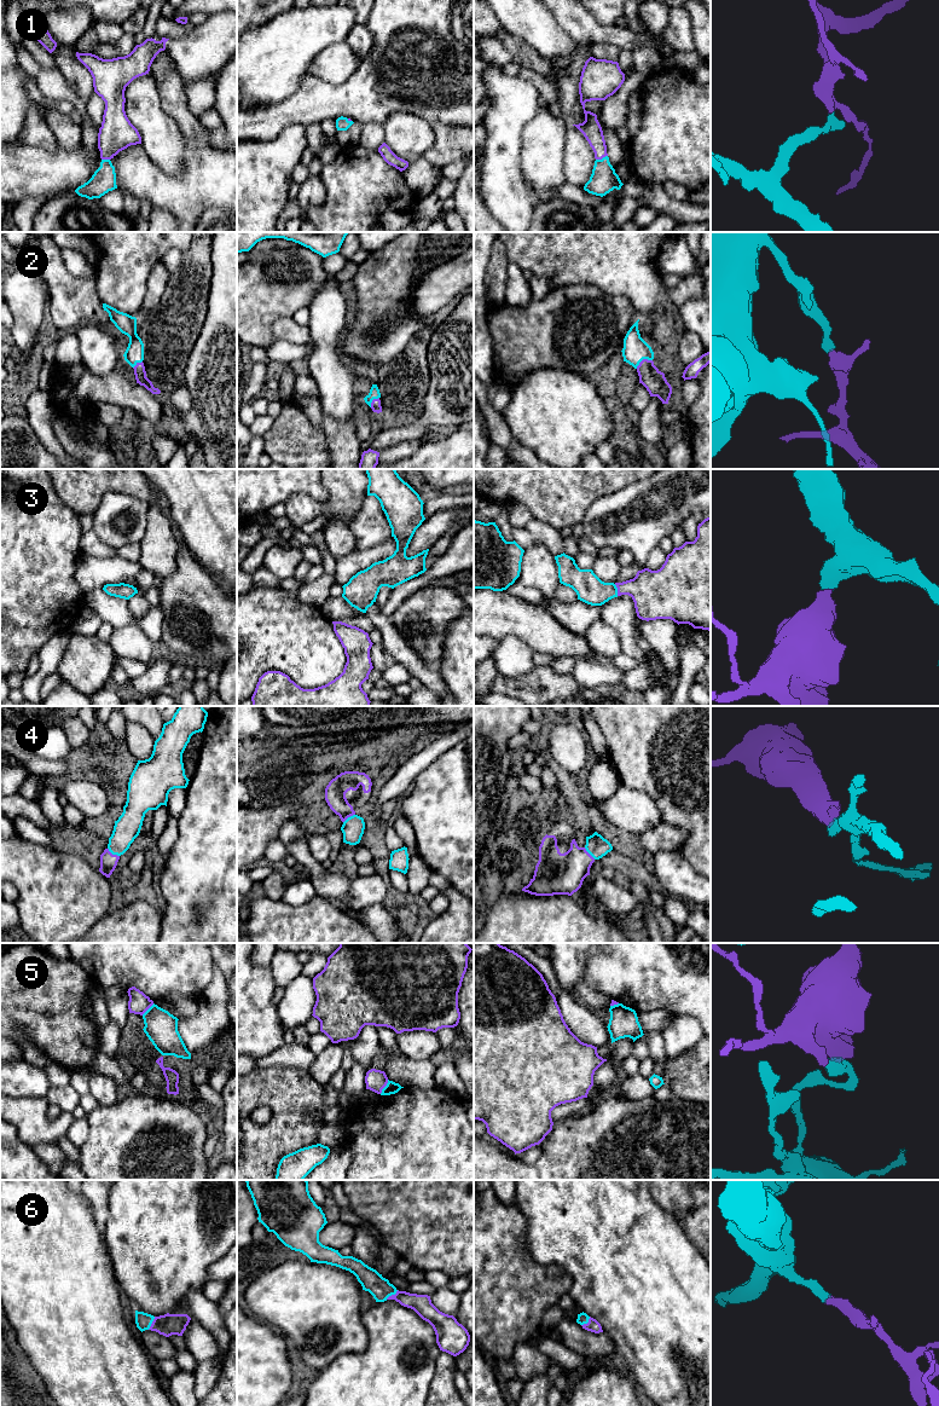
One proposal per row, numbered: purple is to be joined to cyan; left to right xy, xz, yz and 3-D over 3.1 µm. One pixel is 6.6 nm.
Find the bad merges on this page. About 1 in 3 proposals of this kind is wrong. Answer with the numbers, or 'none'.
5

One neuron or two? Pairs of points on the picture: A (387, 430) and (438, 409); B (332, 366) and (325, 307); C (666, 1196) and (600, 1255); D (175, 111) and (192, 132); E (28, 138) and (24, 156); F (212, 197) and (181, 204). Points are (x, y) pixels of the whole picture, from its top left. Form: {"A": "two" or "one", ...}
{"A": "one", "B": "one", "C": "two", "D": "one", "E": "two", "F": "one"}

